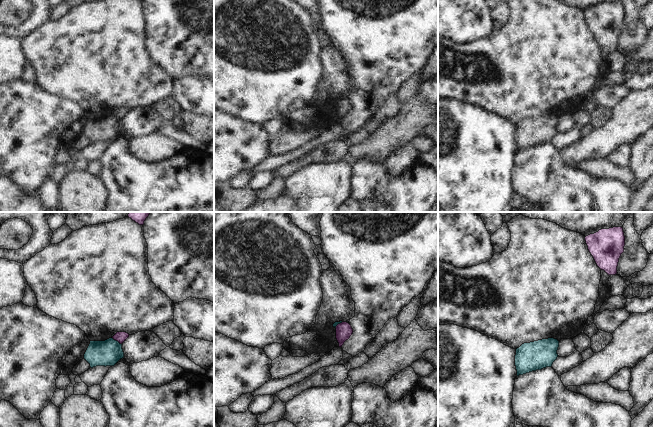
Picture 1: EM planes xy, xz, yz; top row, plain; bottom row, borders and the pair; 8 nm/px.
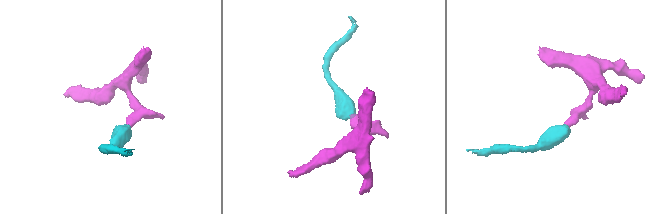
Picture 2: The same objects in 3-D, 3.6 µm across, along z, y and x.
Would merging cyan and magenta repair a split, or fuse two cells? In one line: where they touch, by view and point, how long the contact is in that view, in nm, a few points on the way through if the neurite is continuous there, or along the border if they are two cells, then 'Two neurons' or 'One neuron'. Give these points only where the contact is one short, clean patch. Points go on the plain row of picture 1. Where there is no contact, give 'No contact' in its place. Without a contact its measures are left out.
Touches cyan at xy (117, 117). Shared border 100 nm. Boundary: xy (112, 113), (121, 120). Two neurons.

